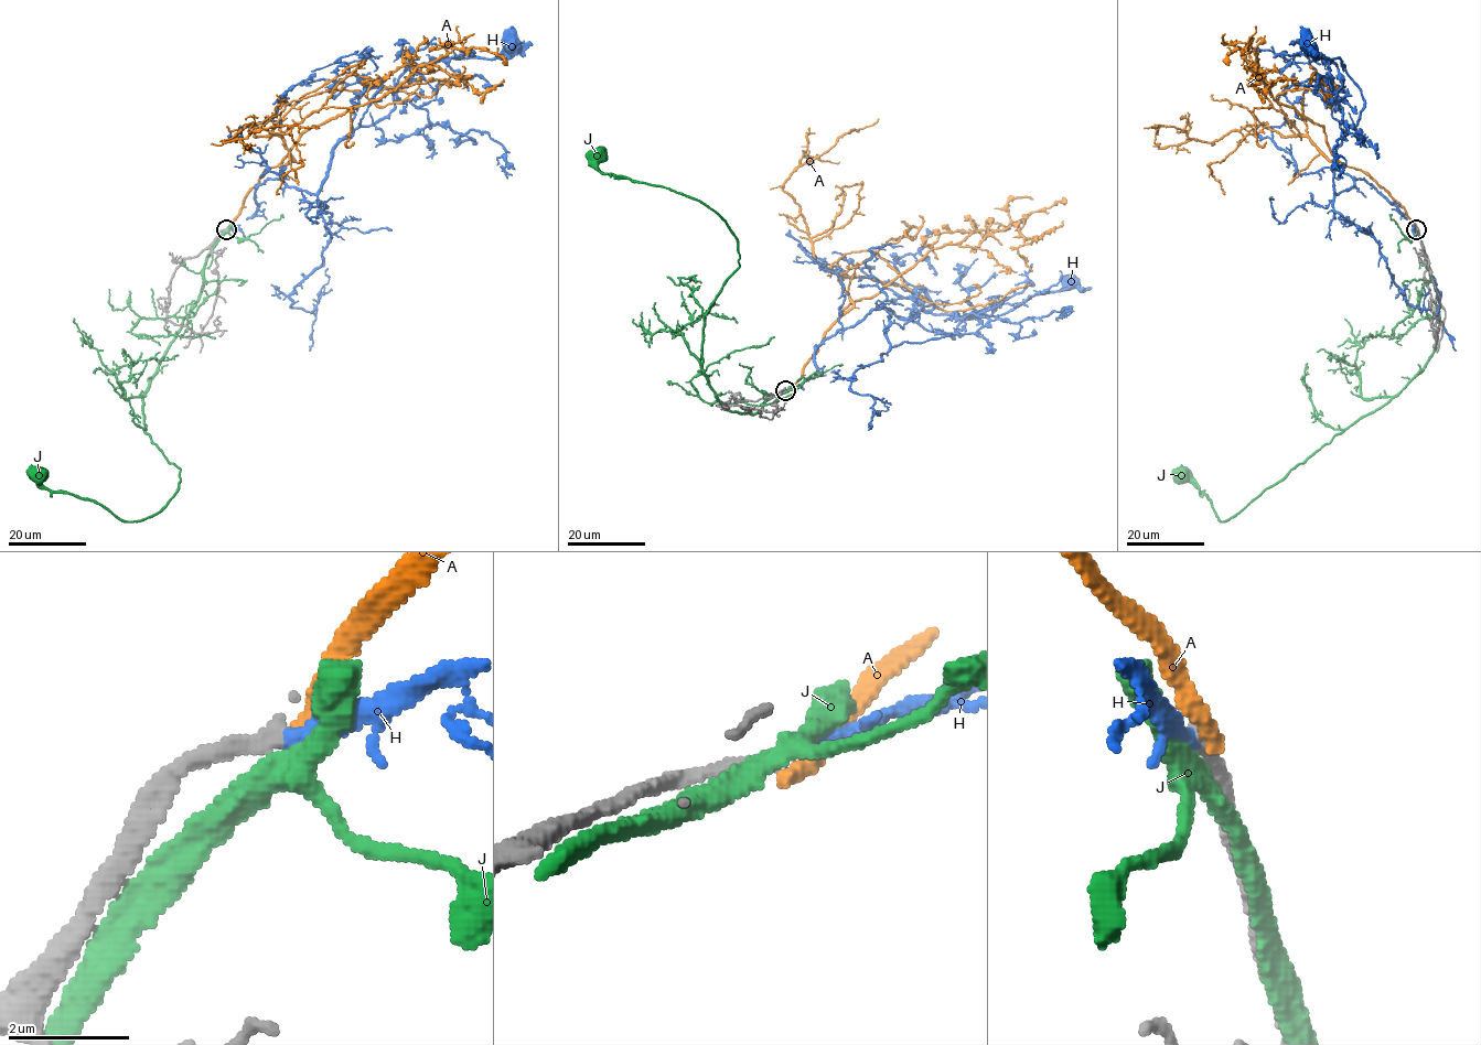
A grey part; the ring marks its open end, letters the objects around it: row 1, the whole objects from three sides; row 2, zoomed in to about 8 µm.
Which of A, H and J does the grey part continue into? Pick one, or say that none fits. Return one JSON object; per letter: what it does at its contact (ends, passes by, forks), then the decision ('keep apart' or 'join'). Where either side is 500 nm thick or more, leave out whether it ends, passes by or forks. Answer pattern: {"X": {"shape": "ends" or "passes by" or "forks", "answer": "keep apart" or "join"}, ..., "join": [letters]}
{"A": {"shape": "ends", "answer": "keep apart"}, "H": {"shape": "ends", "answer": "join"}, "J": {"shape": "forks", "answer": "keep apart"}, "join": ["H"]}

